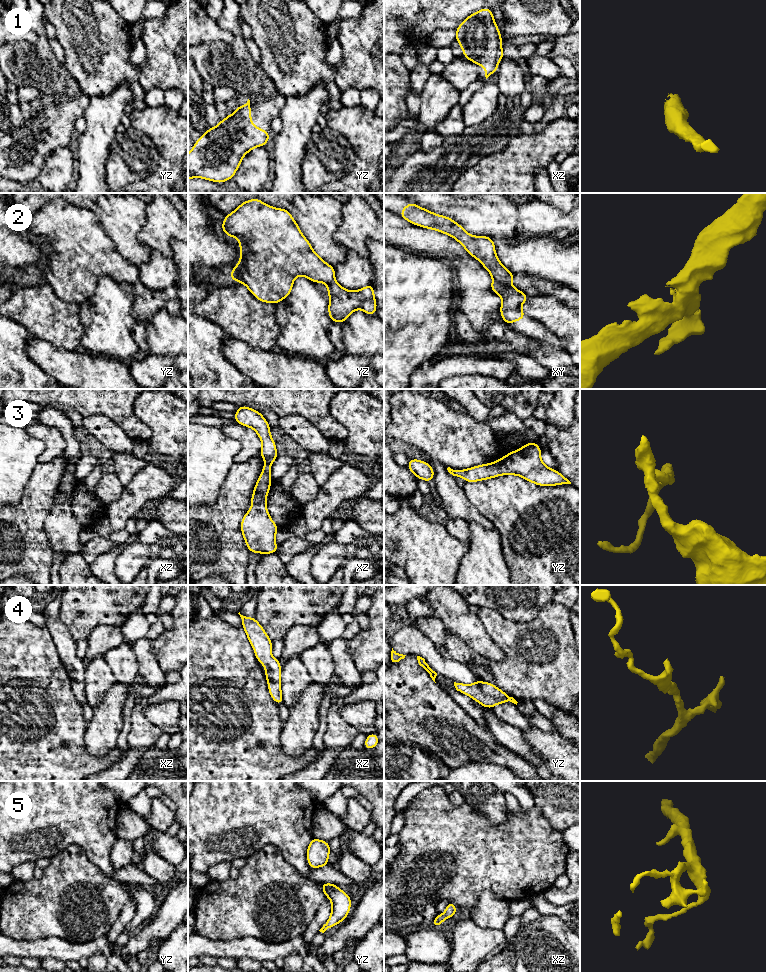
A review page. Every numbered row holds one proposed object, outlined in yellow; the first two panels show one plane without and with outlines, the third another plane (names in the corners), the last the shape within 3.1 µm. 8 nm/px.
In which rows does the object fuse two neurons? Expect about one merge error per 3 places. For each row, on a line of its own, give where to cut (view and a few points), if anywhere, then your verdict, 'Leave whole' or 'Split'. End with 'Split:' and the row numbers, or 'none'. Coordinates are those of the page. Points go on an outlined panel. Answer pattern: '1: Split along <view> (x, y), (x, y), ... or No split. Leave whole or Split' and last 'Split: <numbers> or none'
1: No split. Leave whole
2: Split along xy (493, 279), (510, 284). Split
3: No split. Leave whole
4: No split. Leave whole
5: No split. Leave whole
Split: 2

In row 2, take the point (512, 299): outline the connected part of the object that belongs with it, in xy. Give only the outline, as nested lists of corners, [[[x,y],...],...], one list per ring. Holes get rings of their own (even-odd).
[[[493,280],[491,290],[502,297],[500,313],[503,321],[509,325],[523,319],[526,314],[521,310],[521,305],[527,301],[528,296],[511,284],[505,284]]]

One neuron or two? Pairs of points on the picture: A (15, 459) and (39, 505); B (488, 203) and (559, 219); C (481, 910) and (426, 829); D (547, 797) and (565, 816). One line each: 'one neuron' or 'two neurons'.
A: two neurons
B: two neurons
C: two neurons
D: one neuron

